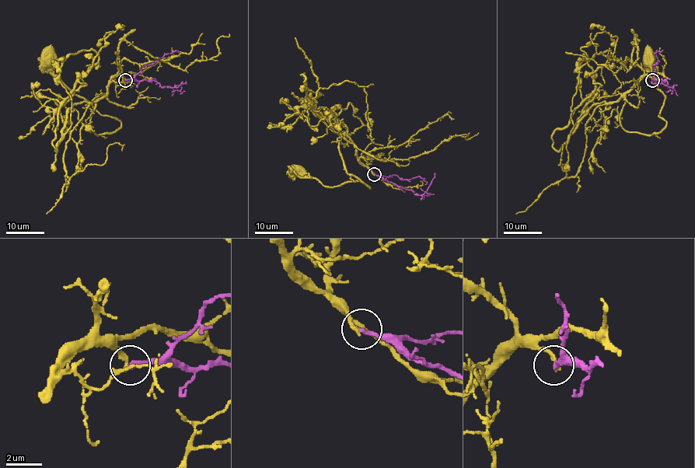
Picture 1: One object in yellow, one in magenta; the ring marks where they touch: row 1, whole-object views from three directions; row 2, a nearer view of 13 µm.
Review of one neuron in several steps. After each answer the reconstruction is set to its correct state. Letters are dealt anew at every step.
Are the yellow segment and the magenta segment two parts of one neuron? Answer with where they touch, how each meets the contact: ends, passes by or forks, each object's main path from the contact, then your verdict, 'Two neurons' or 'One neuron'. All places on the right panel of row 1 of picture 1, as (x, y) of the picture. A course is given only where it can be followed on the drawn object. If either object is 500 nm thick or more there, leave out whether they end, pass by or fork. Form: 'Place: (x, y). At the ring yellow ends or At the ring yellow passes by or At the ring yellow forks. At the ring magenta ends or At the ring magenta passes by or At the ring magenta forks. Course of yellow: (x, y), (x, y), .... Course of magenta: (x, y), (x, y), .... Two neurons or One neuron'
Place: (652, 80). At the ring yellow ends. At the ring magenta ends. Course of yellow: (653, 80), (644, 76), (620, 96), (626, 130), (658, 134), (666, 122), (651, 57). Course of magenta: (652, 80), (665, 80), (668, 86), (673, 88), (651, 81). Two neurons

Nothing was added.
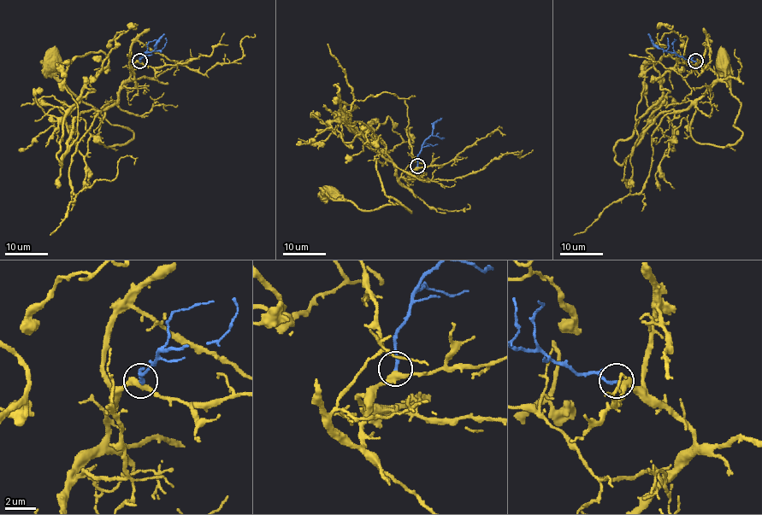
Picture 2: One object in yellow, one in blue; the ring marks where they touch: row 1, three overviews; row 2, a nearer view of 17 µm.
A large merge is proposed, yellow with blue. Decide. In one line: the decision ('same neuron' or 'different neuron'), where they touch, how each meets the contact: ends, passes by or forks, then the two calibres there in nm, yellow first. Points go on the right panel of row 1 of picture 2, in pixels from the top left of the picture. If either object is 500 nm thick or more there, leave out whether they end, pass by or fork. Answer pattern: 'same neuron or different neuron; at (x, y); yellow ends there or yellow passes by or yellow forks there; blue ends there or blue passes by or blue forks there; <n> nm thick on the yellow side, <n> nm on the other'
same neuron; at (695, 61); yellow passes by; blue ends there; 360 nm thick on the yellow side, 200 nm on the other

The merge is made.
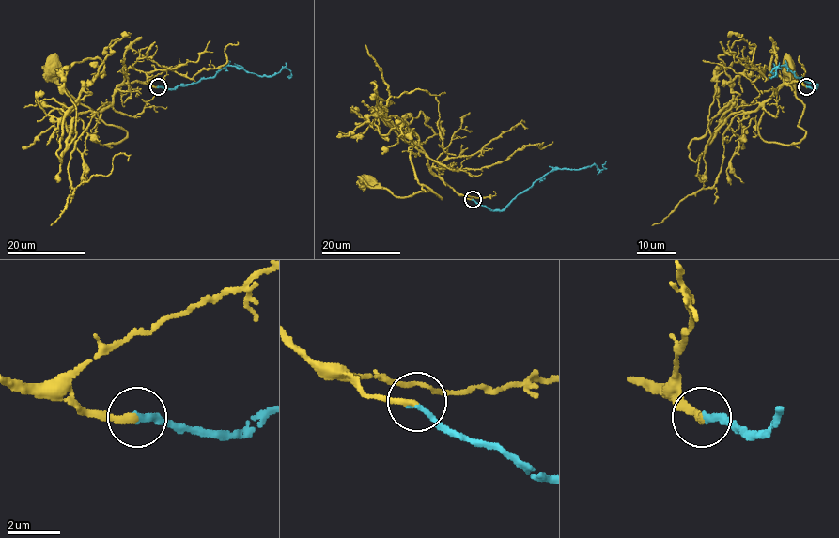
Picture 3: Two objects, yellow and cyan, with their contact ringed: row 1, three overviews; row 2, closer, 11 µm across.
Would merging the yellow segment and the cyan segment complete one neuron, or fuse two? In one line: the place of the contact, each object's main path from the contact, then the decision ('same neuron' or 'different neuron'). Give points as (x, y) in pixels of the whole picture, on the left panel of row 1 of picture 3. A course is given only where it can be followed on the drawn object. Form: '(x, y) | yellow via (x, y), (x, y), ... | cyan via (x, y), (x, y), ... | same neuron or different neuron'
(158, 86) | yellow via (159, 86), (136, 81), (116, 90), (95, 130), (100, 145), (117, 144), (126, 131), (80, 103), (54, 65) | cyan via (159, 86), (187, 85), (233, 65), (259, 76), (271, 76), (285, 67), (291, 77) | same neuron

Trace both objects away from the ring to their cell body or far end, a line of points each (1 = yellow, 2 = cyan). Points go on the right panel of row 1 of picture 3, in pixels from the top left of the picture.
1: (806, 86), (785, 83), (758, 105), (764, 140), (797, 144), (805, 131), (790, 65)
2: (806, 86), (817, 85), (785, 66), (776, 69), (776, 76), (771, 72), (775, 67), (776, 75), (769, 77)

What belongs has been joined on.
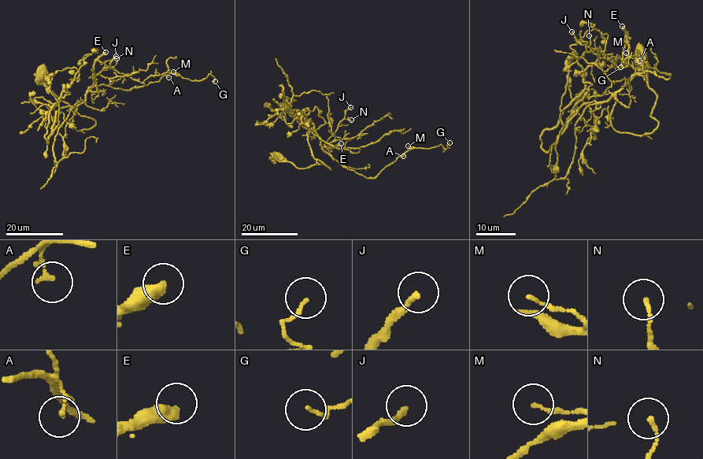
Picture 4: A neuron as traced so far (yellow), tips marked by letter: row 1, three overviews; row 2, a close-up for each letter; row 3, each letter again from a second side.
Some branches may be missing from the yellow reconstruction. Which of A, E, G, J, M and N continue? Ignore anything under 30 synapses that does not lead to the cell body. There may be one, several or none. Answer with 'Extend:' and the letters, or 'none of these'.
Extend: E

